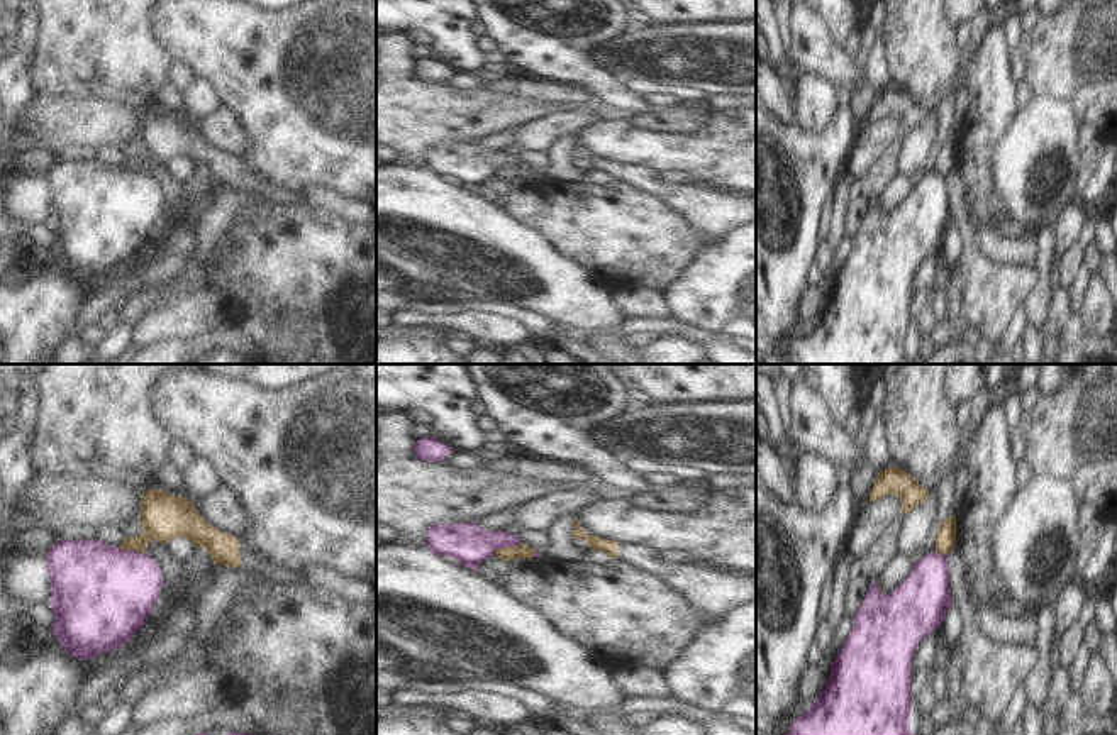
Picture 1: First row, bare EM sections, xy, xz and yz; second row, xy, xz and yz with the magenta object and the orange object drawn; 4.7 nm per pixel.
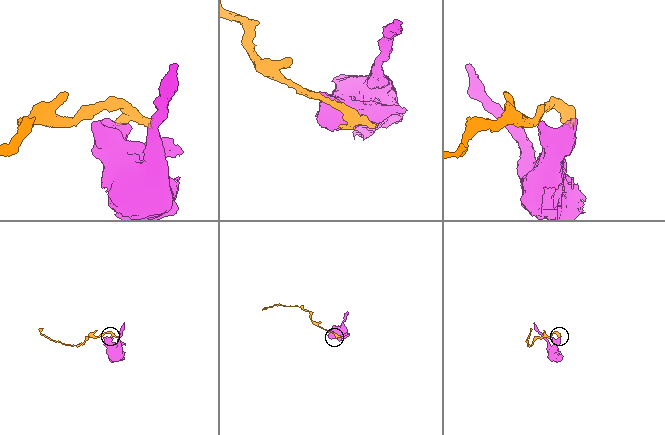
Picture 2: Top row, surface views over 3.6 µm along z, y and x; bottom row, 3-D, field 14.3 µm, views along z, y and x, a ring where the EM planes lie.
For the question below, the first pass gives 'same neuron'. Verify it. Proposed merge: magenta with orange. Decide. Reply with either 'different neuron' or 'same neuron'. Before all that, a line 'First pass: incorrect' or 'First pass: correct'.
First pass: incorrect
different neuron

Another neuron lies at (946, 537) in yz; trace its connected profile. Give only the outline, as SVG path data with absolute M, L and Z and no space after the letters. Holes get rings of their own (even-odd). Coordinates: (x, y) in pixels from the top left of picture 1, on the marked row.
M951 517L942 522L936 535L936 552L948 555L956 547L956 518Z

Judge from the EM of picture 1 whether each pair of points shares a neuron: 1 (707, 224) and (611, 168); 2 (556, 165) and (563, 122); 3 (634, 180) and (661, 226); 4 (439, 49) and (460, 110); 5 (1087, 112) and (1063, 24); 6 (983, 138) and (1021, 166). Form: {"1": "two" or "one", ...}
{"1": "one", "2": "two", "3": "two", "4": "two", "5": "one", "6": "two"}

